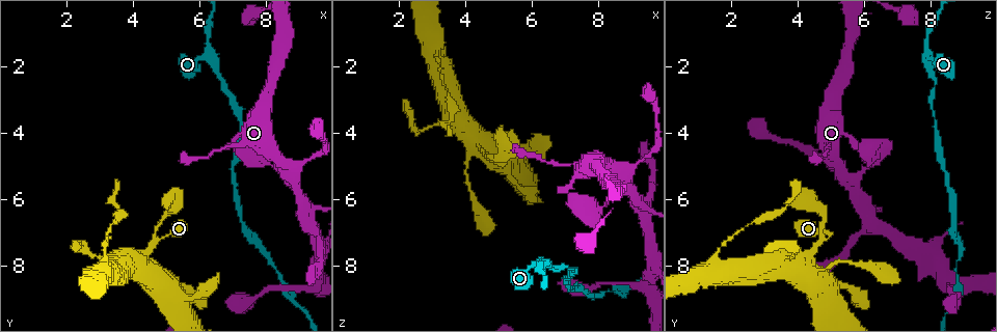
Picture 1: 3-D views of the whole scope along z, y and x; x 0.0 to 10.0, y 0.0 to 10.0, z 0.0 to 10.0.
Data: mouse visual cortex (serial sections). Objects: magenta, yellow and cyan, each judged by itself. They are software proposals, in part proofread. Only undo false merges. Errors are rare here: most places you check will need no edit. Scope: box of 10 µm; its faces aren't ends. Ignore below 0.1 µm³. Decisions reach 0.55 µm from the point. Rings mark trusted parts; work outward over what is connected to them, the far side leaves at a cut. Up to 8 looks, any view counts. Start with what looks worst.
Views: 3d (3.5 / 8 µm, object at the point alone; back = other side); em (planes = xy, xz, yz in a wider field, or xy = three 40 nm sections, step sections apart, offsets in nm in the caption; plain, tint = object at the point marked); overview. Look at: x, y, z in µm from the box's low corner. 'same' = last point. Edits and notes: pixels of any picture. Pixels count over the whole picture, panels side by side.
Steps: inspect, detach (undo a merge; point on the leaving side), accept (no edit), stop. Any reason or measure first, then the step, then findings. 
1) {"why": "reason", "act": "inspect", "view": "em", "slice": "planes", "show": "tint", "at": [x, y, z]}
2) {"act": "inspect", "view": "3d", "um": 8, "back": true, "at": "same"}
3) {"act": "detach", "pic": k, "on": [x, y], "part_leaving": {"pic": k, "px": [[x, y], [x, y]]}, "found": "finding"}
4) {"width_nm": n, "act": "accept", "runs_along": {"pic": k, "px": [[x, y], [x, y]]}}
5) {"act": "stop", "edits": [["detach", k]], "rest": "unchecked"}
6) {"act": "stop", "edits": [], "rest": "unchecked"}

{"why": "abrupt turn", "act": "inspect", "view": "3d", "um": 3.5, "at": [6.25, 1.25, 7.90]}

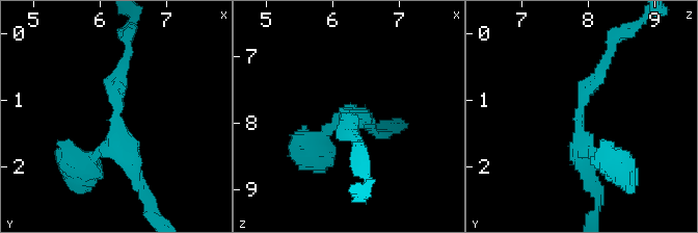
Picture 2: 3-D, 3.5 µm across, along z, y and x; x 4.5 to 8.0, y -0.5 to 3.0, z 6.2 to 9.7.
{"arms": 3, "arm_widths_nm": [150, 200, 250], "act": "inspect", "view": "em", "slice": "planes", "show": "tint", "at": [6.25, 1.30, 7.90]}

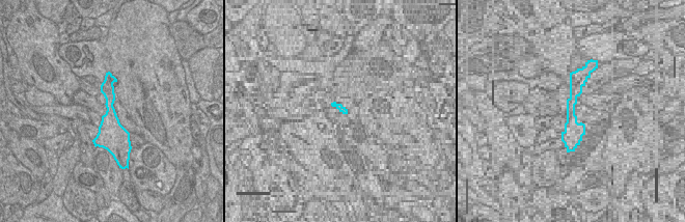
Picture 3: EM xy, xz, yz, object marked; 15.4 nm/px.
{"act": "inspect", "view": "em", "slice": "xy", "step": 3, "show": "tint", "at": "same"}

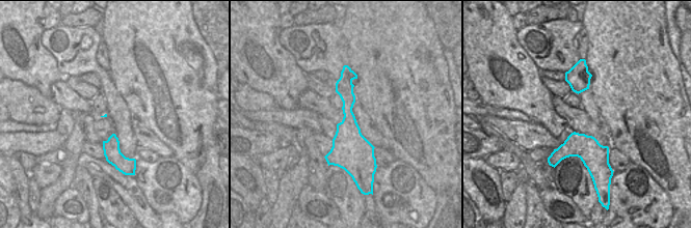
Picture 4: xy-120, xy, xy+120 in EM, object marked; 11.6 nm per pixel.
{"act": "accept", "found": "continuous, no second cell"}

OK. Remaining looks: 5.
{"why": "abrupt turn", "act": "inspect", "view": "3d", "um": 3.5, "at": [4.20, 7.90, 4.15]}

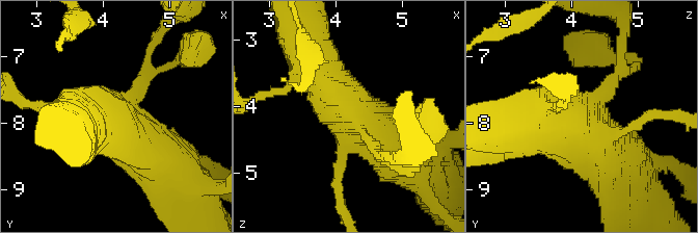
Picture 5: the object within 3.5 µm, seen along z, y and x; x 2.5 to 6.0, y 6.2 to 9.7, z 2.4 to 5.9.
{"act": "inspect", "view": "em", "slice": "xy", "step": 1, "show": "tint", "at": [4.25, 7.95, 4.15]}

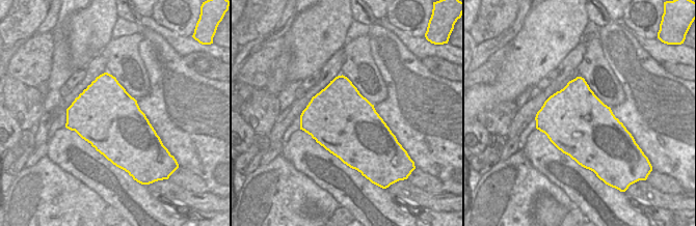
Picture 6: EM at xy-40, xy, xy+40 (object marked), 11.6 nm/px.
{"width_nm": 750, "act": "accept", "runs_along": {"pic": 5, "px": [[383, 158], [332, 92], [317, 59]]}, "found": "one cell here"}

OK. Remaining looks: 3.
{"why": "looks like a crossing", "act": "inspect", "view": "3d", "um": 3.5, "at": [9.30, 6.75, 6.25]}

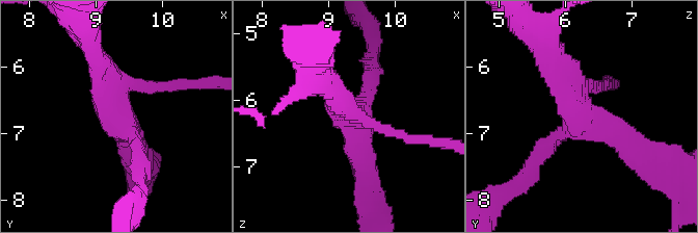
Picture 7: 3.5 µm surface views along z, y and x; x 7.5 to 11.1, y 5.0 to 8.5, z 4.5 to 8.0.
{"arms": 4, "arm_widths_nm": [200, 200, 350, 400], "act": "inspect", "view": "em", "slice": "xy", "step": 5, "show": "tint", "at": [9.35, 6.75, 6.25]}

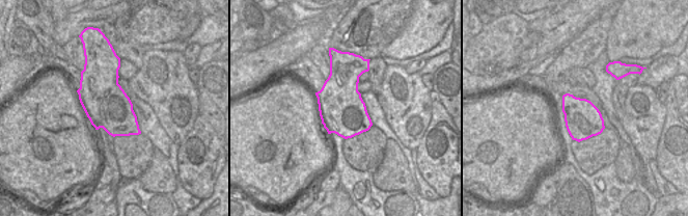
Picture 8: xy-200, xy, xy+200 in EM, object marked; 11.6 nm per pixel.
{"act": "accept", "runs_along": {"pic": 7, "px": [[553, 61], [587, 122], [638, 148]]}, "found": "all the same cell"}

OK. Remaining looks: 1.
{"act": "stop", "edits": [], "rest": "unchecked"}

